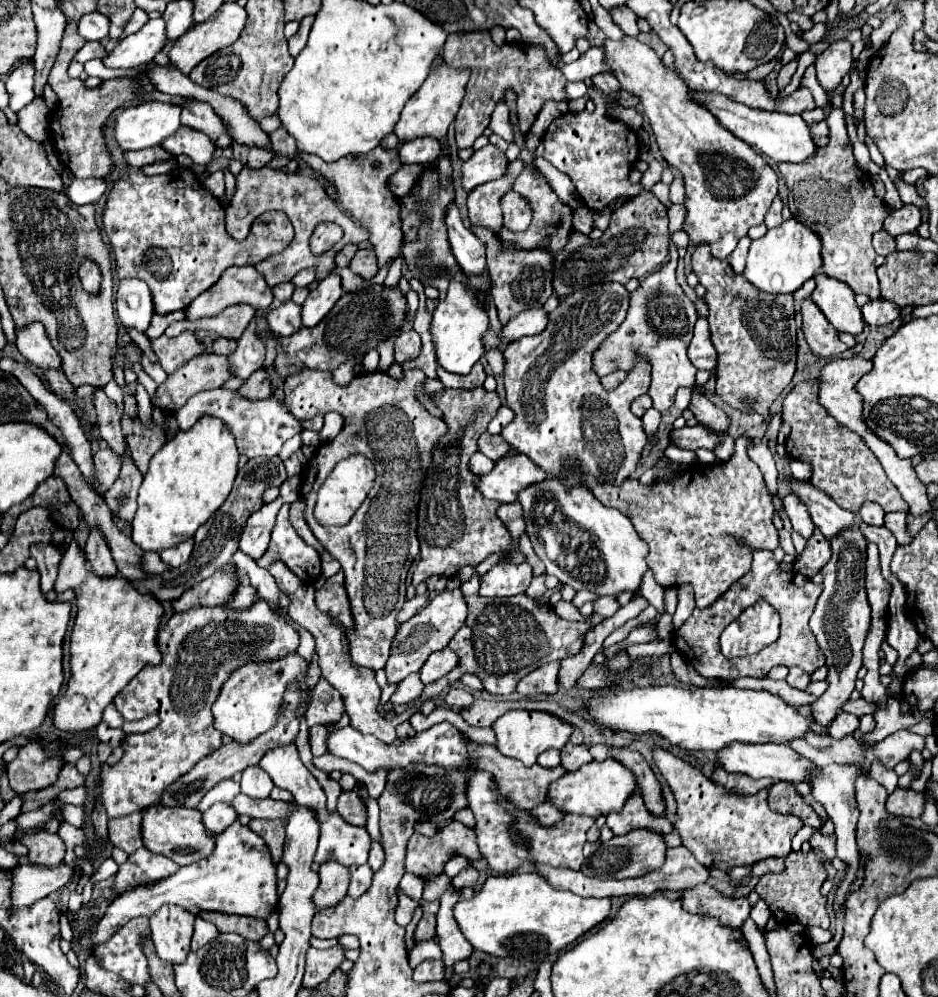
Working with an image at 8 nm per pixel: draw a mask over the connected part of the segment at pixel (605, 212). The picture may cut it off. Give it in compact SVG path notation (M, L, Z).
M606 207L601 211L593 212L594 225L599 228L602 232L604 232L608 228L610 219L611 210L609 209L609 207Z

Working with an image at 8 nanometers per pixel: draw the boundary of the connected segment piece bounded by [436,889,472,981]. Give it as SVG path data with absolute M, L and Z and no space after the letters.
M450 889L440 899L440 911L436 915L438 921L438 945L444 953L444 965L446 965L446 981L452 975L452 965L460 959L468 959L472 953L472 945L464 939L462 933L458 933L456 919L452 915L452 907L458 901L456 893Z

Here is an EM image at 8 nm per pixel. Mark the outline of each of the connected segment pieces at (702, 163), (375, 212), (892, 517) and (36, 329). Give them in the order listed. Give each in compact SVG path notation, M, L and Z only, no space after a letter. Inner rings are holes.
M624 37L620 43L606 39L604 49L606 63L622 89L638 97L664 159L684 175L684 205L688 209L684 231L690 235L690 241L696 245L710 243L712 255L726 259L748 229L764 221L764 215L778 193L774 169L746 141L740 141L724 129L704 105L696 103L680 73L666 67L654 49L634 37Z
M376 147L370 153L358 153L358 155L346 155L334 163L326 163L316 155L300 153L300 159L308 163L310 167L318 169L328 181L332 181L340 195L340 207L356 219L368 233L370 233L370 245L374 247L380 267L392 259L398 257L398 247L402 239L402 223L400 223L400 199L390 191L388 181L390 177L402 167L402 161L398 157L398 149L382 149Z
M904 511L886 513L886 523L884 523L884 527L892 531L892 535L894 535L896 541L898 541L898 545L910 545L912 535L908 533L908 527L906 527L906 513L904 513Z
M32 323L20 331L16 331L16 347L18 351L36 367L40 367L42 371L46 369L60 369L62 367L62 359L58 355L58 351L50 345L44 327L40 323Z

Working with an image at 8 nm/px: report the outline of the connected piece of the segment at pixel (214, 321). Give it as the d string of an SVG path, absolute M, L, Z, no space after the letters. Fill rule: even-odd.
M234 305L224 309L220 315L216 317L208 317L204 321L176 321L172 323L164 335L180 335L180 331L196 331L196 329L208 329L220 337L228 337L228 339L238 339L242 335L242 331L246 329L246 325L254 319L254 309L250 305Z

